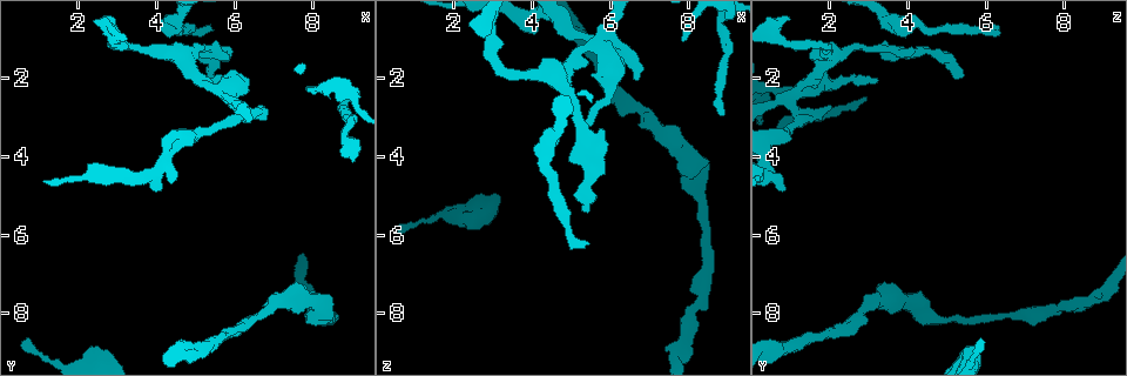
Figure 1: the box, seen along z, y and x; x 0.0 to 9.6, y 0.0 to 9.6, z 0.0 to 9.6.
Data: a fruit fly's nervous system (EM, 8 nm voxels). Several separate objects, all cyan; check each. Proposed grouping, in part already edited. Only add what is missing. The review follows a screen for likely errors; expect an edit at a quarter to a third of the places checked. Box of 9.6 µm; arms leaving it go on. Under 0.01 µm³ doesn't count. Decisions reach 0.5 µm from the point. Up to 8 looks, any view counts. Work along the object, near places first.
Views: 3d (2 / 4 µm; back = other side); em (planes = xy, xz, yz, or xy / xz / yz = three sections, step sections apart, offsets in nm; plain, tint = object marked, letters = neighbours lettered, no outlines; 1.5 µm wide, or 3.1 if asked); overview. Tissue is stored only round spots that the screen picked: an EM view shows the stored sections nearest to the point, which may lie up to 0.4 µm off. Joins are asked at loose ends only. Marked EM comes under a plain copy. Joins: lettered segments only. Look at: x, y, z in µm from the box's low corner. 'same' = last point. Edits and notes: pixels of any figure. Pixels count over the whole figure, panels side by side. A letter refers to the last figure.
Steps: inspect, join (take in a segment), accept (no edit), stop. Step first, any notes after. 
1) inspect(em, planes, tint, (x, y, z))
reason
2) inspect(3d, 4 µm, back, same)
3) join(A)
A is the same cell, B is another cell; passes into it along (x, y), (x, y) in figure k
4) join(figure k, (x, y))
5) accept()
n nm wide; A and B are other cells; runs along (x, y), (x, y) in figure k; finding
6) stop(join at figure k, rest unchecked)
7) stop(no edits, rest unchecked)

inspect(em, planes, letters, (8.90, 2.50, 2.95))
end of a long branch

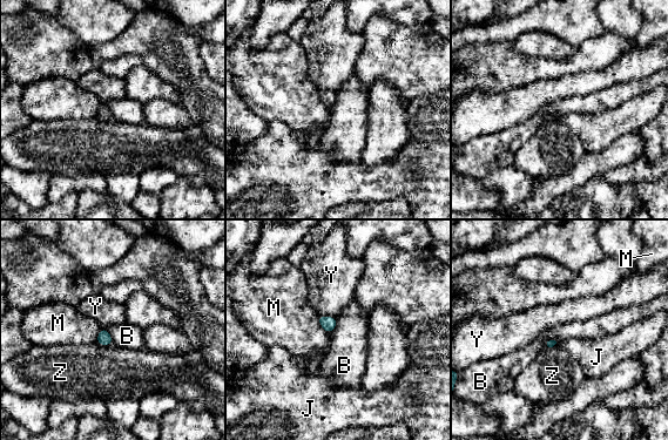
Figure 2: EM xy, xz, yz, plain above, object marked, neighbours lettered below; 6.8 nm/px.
accept()
B, J, M, Y and Z are other cells; border along (560, 343), (550, 338), (544, 347) in figure 2; none of them fits

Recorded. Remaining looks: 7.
inspect(em, planes, letters, (7.80, 2.30, 1.00))
free end

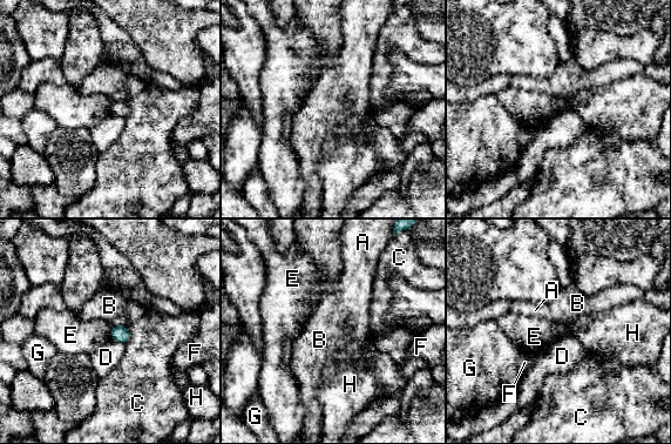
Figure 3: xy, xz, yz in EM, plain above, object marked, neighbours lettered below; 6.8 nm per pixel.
accept()
A, B, C, D, E, F, G and H are other cells; border along (113, 325), (110, 338) in figure 3; none of them fits

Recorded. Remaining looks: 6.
inspect(3d, 2 µm, (4.10, 4.90, 0.80))
an open end

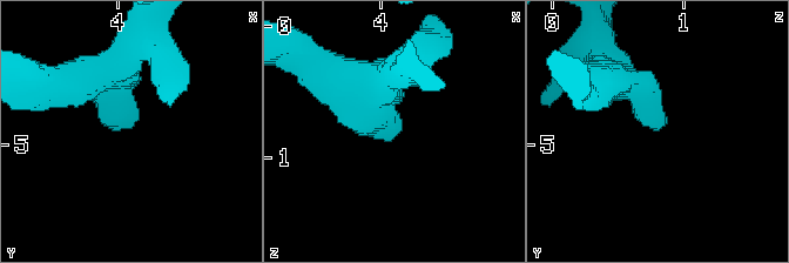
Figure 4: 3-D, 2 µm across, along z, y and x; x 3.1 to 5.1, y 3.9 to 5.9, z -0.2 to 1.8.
inspect(em, xy, step 4, letters, (4.08, 4.88, 0.80))
need the tissue

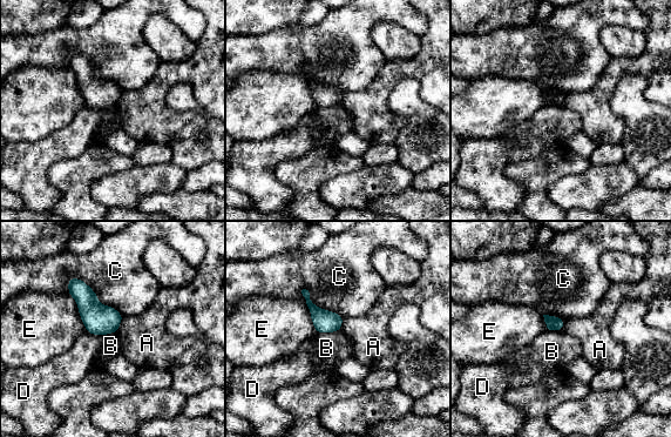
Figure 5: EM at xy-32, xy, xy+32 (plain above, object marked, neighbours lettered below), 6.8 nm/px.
inspect(em, planes, letters, same)

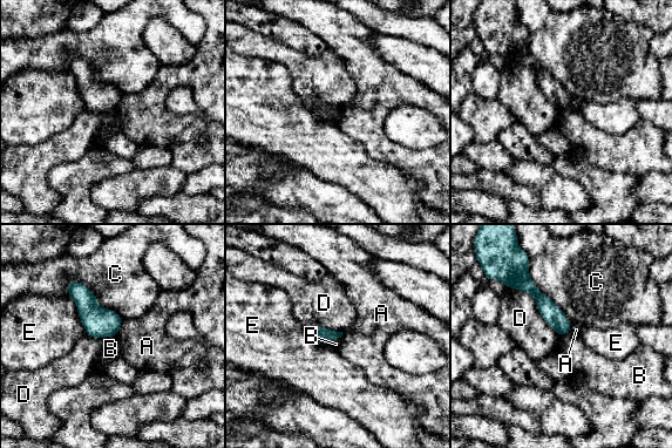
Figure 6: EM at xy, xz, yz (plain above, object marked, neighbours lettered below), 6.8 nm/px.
accept()
A, B, C, D and E are other cells; no lettered segment goes on from it

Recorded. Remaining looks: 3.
stop(no edits, rest unchecked)

